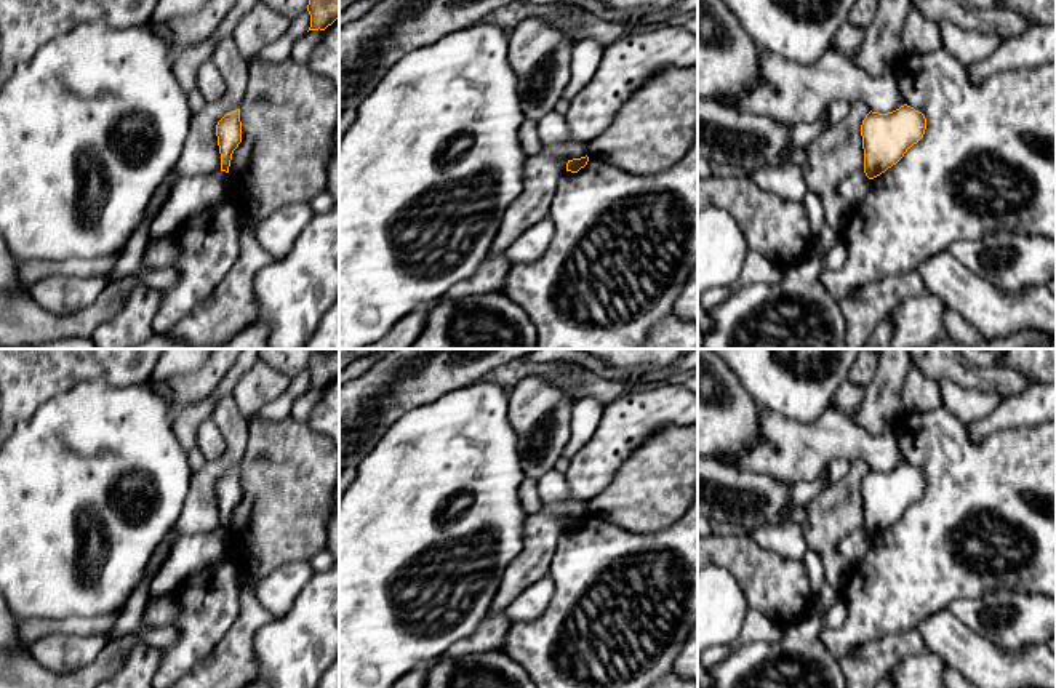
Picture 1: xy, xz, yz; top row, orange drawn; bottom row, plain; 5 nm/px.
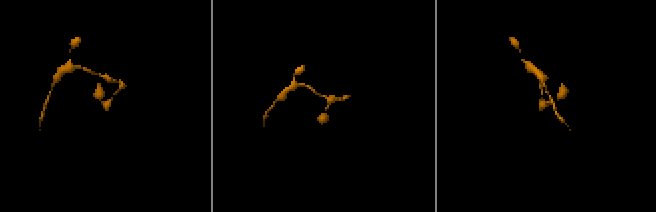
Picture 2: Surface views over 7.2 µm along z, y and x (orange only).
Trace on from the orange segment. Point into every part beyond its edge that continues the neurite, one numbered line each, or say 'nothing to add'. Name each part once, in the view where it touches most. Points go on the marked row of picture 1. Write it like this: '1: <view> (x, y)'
nothing to add

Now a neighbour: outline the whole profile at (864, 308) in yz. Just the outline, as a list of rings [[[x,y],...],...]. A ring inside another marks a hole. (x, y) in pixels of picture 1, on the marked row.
[[[918,272],[898,274],[869,283],[840,301],[845,314],[845,349],[862,349],[880,322],[907,298],[928,293]]]

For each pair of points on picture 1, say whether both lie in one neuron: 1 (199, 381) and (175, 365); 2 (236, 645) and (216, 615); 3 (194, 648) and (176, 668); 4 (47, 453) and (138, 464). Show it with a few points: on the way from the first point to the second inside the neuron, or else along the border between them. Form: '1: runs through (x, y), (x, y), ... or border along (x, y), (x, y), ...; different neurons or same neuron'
1: border along (204, 365), (194, 372), (164, 380); different neurons
2: border along (240, 596), (236, 621), (202, 660); different neurons
3: runs through (189, 653), (180, 663); same neuron
4: runs through (69, 464), (116, 464); same neuron

